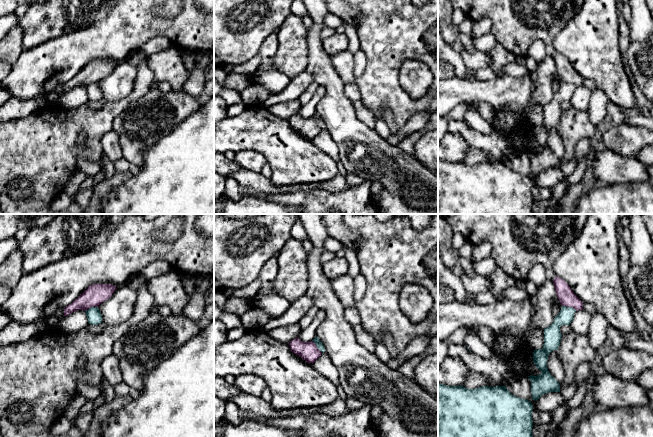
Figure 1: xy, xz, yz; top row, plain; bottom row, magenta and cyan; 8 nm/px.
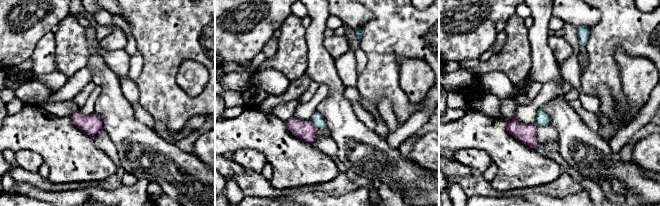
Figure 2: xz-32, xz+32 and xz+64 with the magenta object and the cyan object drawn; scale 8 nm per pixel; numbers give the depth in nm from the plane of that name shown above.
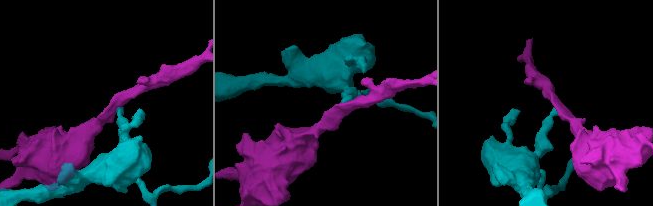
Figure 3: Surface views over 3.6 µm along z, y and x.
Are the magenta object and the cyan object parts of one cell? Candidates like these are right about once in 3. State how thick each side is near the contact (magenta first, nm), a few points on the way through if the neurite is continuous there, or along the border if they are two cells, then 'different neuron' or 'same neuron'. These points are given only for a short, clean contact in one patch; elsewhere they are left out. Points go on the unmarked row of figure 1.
140/120 nm | along yz (562, 81), (573, 83), (576, 86) | different neuron

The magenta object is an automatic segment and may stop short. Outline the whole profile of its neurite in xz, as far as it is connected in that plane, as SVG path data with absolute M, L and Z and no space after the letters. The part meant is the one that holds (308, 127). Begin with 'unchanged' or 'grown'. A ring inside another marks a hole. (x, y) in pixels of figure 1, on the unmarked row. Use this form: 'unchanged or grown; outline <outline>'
unchanged; outline M298 113L289 119L291 127L308 139L314 139L322 130L313 117L303 118Z

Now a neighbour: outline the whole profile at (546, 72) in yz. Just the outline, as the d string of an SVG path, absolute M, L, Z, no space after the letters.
M546 56L542 61L537 63L537 83L534 91L531 92L526 106L520 110L520 114L528 115L535 104L545 105L554 97L552 82L560 79L555 63L552 57Z

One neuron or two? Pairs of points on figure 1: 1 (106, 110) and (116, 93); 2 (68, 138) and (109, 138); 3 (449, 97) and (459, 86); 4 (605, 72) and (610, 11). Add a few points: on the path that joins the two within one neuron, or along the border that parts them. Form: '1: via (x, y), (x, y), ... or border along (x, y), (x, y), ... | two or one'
1: border along (132, 91), (119, 100), (106, 102) | two
2: border along (112, 129), (101, 139), (102, 152) | two
3: via (451, 94), (456, 89) | one
4: via (605, 57), (605, 26) | one

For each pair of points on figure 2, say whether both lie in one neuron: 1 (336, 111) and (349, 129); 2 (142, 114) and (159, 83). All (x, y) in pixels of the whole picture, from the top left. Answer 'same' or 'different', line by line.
1: same
2: different

